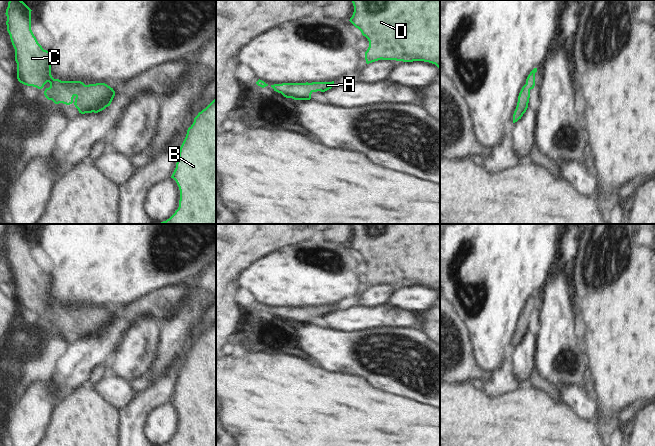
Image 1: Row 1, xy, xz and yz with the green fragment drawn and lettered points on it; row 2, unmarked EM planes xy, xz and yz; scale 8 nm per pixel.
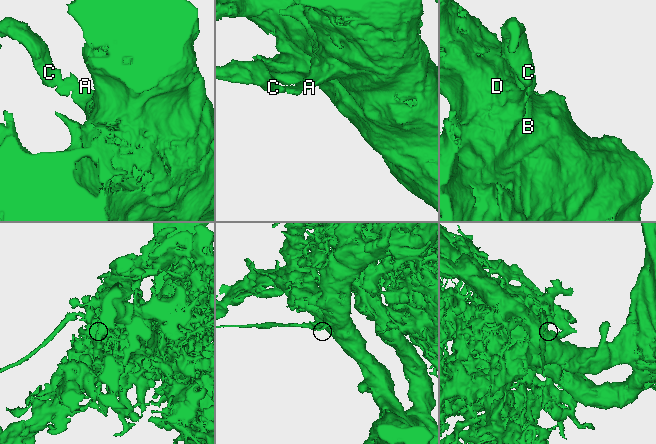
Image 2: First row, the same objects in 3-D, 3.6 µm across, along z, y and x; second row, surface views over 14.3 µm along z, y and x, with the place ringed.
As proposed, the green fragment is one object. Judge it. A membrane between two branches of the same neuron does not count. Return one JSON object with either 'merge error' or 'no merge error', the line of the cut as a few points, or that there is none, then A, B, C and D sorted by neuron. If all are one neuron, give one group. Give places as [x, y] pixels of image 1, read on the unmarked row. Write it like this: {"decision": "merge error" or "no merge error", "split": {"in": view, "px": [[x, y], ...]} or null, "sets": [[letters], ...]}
{"decision": "no merge error", "split": null, "sets": [["A", "B", "C", "D"]]}

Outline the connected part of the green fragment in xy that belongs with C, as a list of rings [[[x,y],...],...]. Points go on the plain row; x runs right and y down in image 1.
[[[9,224],[6,233],[7,255],[10,259],[12,269],[15,273],[15,285],[17,287],[17,303],[20,307],[42,313],[49,306],[44,319],[55,328],[74,328],[79,337],[98,337],[110,330],[115,315],[105,307],[85,309],[81,305],[61,305],[54,303],[51,299],[52,282],[49,275],[44,274],[38,267],[31,254],[31,233],[22,224]]]

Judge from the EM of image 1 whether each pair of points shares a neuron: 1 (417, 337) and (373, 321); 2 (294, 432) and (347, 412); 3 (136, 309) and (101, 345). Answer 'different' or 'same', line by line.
1: different
2: same
3: same

